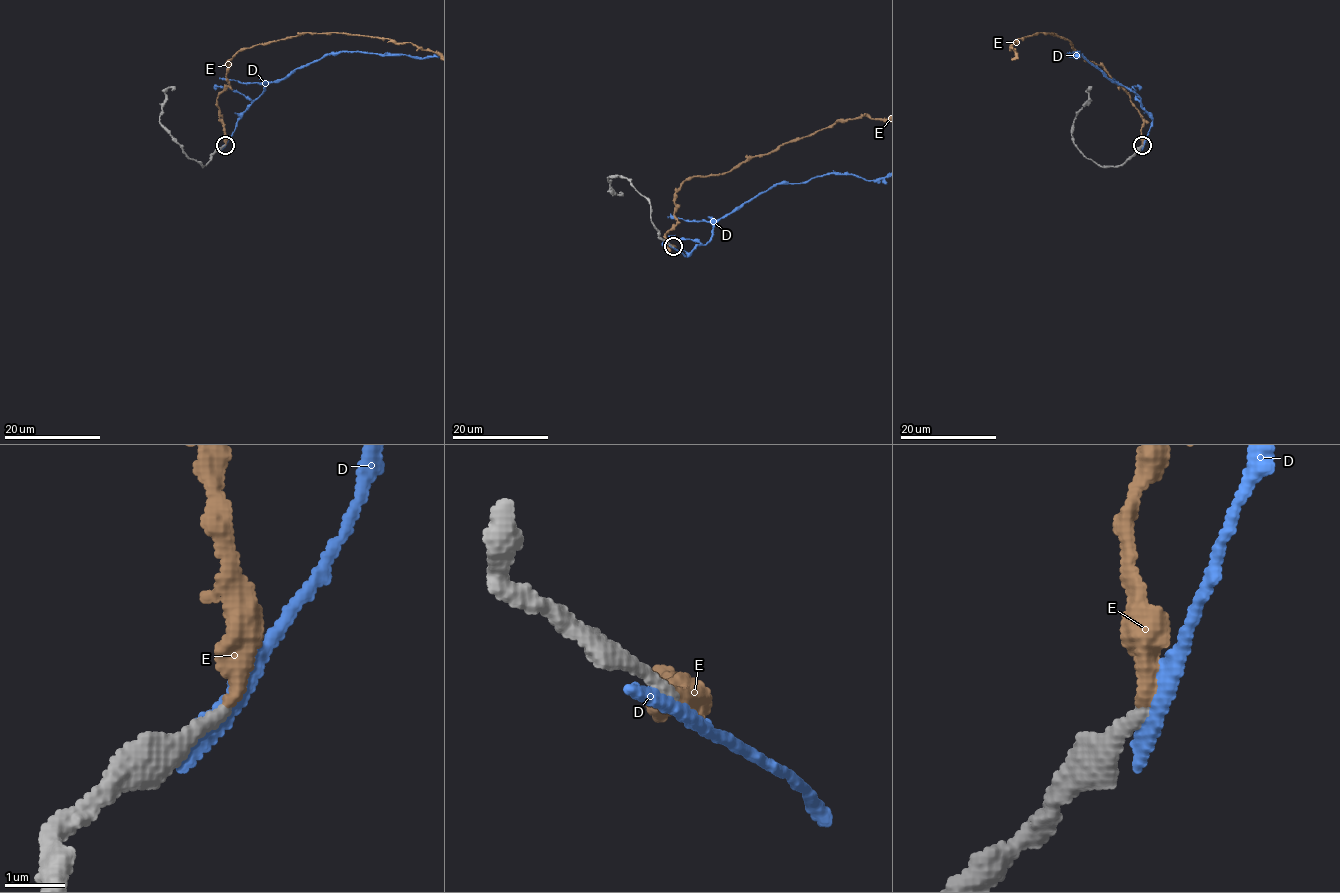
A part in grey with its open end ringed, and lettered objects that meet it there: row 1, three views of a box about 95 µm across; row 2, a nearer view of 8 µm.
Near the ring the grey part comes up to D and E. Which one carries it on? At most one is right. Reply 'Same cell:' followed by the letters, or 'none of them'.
Same cell: E

